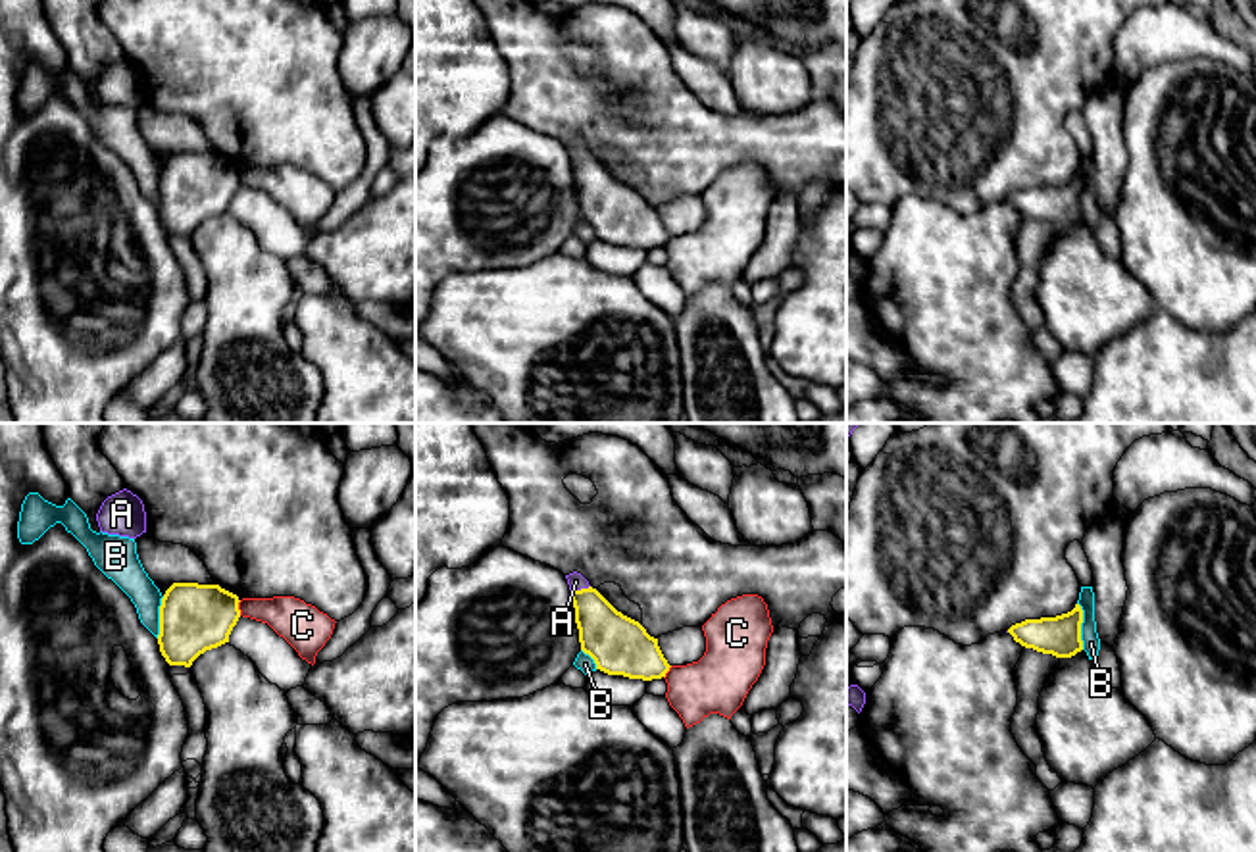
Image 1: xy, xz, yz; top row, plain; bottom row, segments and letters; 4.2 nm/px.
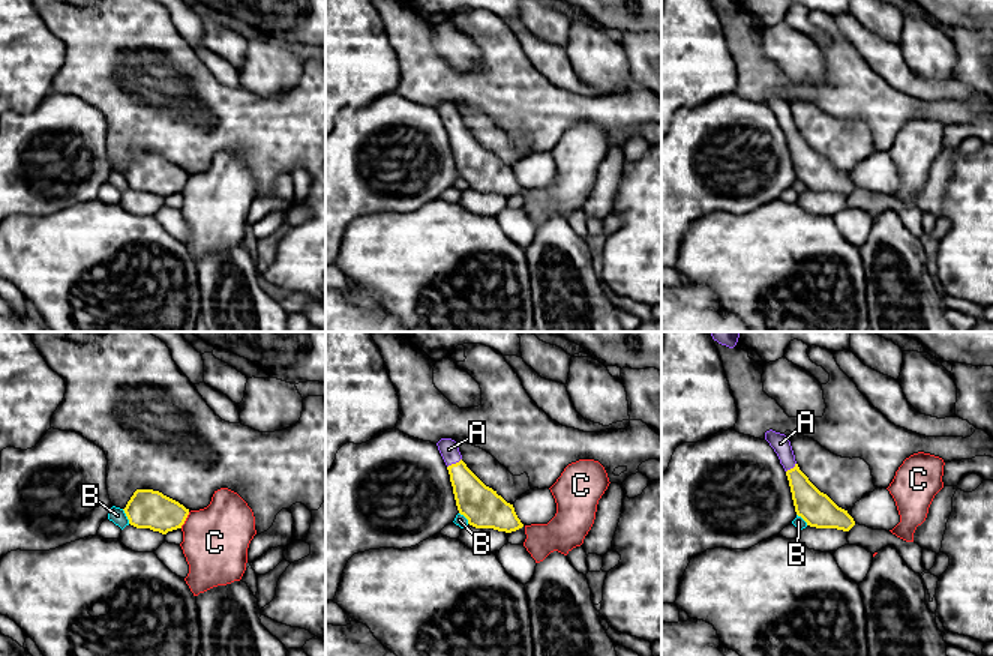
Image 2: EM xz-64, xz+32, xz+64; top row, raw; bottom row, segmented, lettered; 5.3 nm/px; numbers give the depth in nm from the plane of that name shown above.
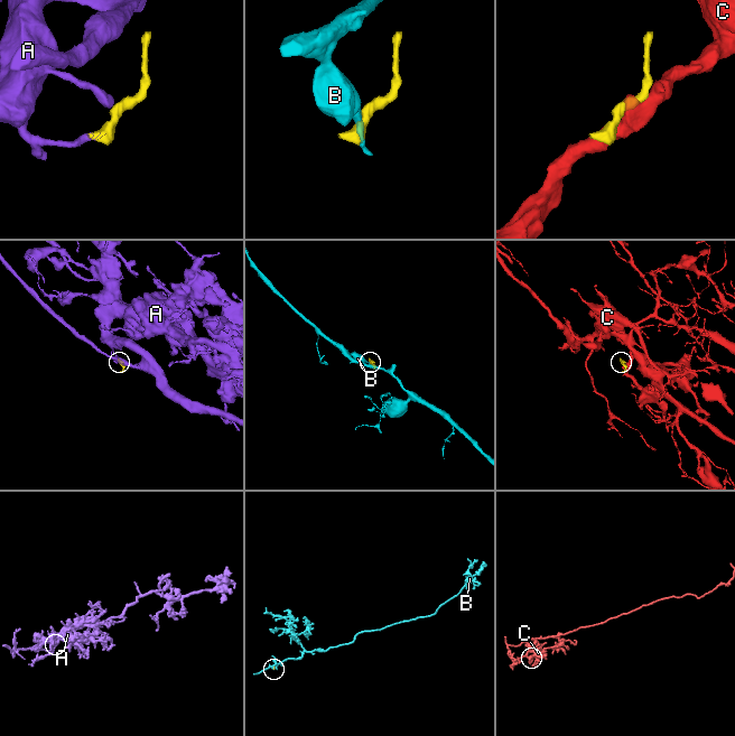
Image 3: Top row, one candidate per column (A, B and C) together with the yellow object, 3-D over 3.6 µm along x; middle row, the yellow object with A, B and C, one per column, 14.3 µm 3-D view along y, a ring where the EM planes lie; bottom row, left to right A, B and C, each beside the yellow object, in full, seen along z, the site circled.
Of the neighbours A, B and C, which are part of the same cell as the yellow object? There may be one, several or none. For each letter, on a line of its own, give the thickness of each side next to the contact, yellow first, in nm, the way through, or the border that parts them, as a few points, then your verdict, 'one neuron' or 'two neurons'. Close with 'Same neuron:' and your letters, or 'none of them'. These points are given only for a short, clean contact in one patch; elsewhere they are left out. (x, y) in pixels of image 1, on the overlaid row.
A: 220 nm thick on the yellow side, 70 nm on the other; runs through xz (612, 639), (599, 624), (581, 589), (576, 581); one neuron
B: 170 nm thick on the yellow side, 80 nm on the other; border along yz (1078, 602), (1083, 649); two neurons
C: 280 nm thick on the yellow side, 180 nm on the other; two neurons
Same neuron: A

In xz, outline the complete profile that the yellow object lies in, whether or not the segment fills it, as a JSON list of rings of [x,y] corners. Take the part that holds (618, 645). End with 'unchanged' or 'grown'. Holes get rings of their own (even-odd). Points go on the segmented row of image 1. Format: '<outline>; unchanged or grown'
[[[573,571],[565,579],[581,650],[594,660],[596,669],[642,681],[666,677],[671,665],[658,639],[650,637],[639,621],[617,612],[581,573]]]; grown

